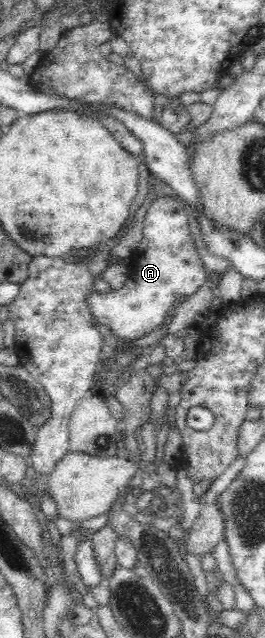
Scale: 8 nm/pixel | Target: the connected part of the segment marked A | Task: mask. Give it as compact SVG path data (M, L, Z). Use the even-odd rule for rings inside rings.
M168 195L157 197L147 208L142 224L142 239L131 256L128 279L123 287L108 293L94 290L93 293L87 295L86 299L94 319L123 341L139 339L147 336L153 329L157 329L173 312L179 297L190 296L195 293L205 283L209 275L191 238L189 214L179 197Z

